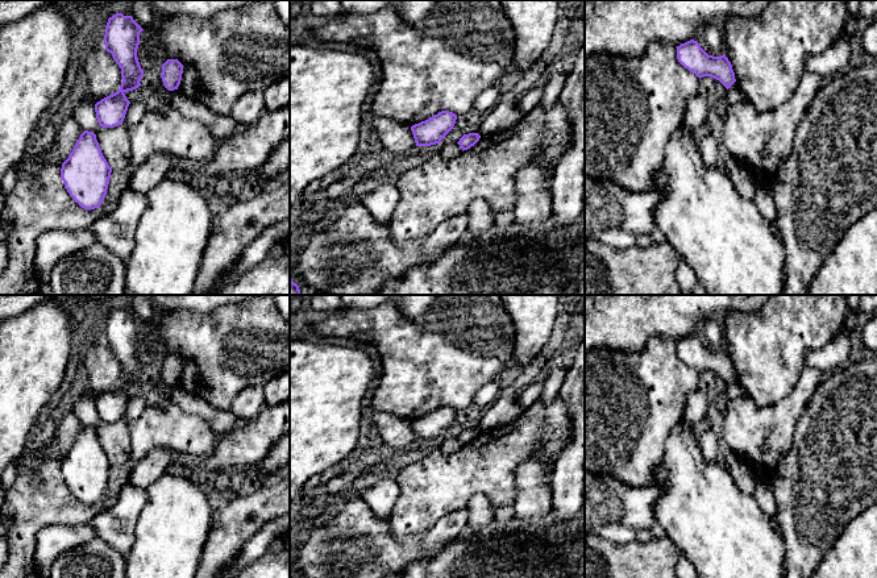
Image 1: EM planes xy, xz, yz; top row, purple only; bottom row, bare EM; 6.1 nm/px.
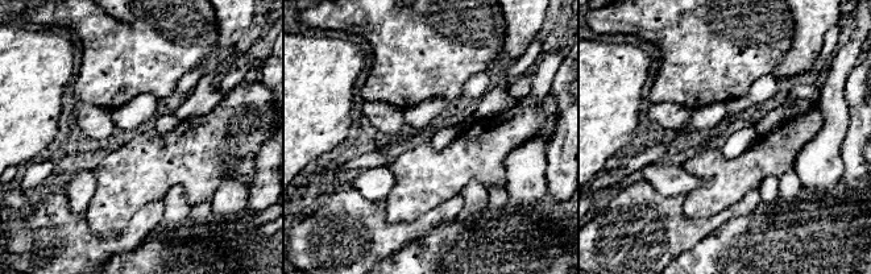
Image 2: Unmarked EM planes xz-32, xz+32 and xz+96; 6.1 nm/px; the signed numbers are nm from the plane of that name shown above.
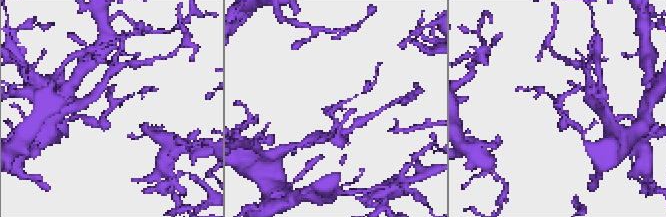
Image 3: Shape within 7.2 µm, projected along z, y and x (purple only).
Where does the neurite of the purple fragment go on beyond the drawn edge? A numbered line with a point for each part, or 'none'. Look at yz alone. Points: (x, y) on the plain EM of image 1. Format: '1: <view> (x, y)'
none

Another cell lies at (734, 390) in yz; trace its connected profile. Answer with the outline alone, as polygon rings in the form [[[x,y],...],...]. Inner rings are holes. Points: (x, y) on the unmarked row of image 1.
[[[736,377],[727,384],[727,395],[731,400],[745,396],[743,387],[739,384]]]

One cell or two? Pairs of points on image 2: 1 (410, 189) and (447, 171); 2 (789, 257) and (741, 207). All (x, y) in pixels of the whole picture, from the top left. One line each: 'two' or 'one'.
1: one
2: two

